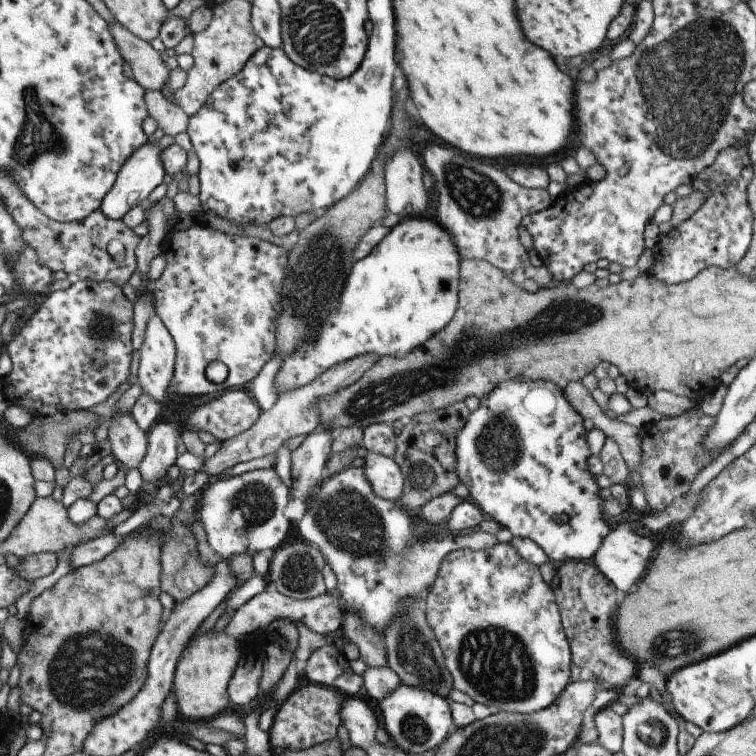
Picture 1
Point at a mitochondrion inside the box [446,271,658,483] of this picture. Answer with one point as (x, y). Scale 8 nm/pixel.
(498, 449)

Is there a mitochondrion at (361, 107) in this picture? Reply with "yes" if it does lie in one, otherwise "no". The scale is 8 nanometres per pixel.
no

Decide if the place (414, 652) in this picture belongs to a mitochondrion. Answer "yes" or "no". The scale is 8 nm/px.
yes

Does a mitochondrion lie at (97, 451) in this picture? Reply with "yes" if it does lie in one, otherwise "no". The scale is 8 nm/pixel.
no

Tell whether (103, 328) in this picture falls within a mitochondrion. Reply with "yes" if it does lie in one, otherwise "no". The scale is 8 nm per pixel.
yes

